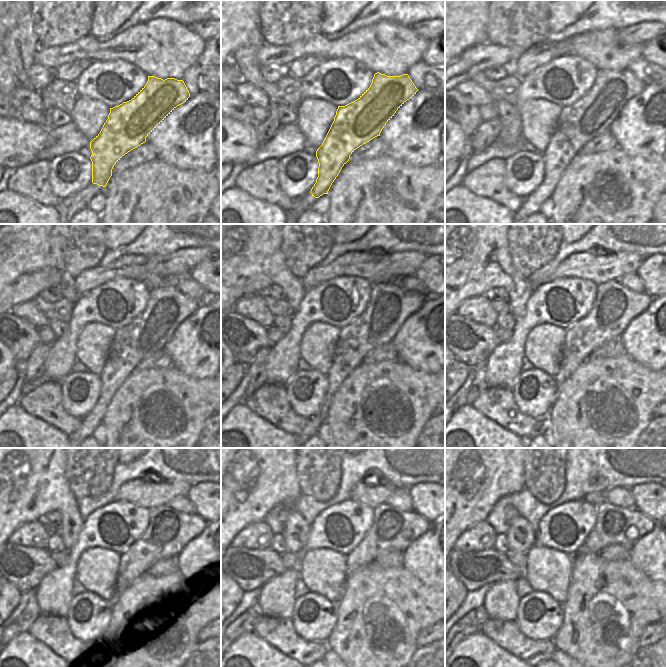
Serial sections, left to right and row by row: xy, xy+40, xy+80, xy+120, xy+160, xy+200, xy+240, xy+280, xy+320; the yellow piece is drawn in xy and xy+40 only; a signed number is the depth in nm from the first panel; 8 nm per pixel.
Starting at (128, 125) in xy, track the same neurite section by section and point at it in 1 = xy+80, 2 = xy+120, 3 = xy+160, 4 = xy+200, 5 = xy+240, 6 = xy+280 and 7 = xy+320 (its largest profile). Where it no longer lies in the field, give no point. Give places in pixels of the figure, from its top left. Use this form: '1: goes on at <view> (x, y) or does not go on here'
1: goes on at xy+80 (590, 116)
2: goes on at xy+120 (167, 307)
3: goes on at xy+160 (390, 306)
4: goes on at xy+200 (615, 306)
5: goes on at xy+240 (168, 531)
6: goes on at xy+280 (392, 528)
7: goes on at xy+320 (614, 525)

